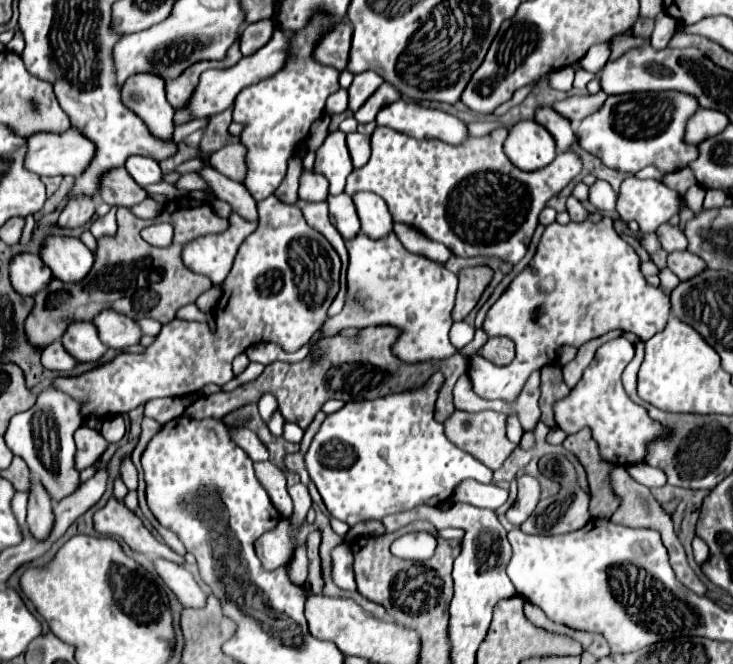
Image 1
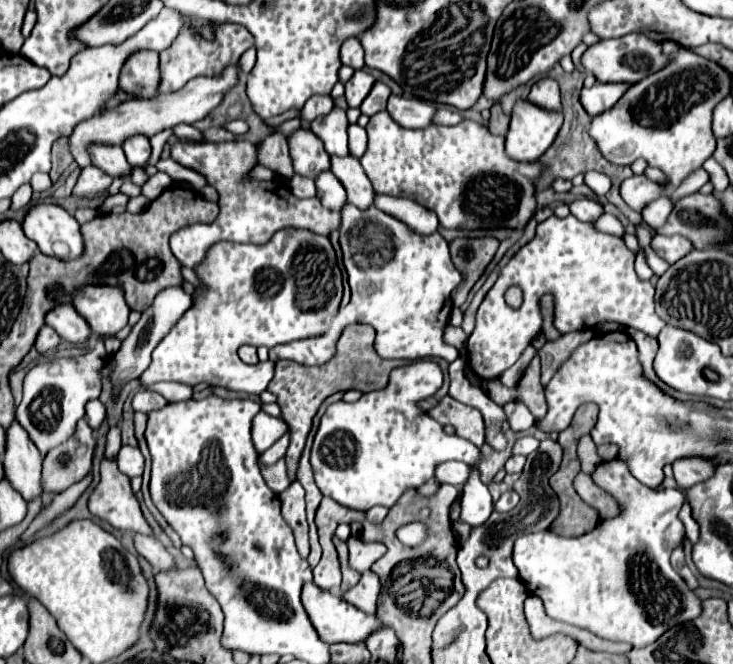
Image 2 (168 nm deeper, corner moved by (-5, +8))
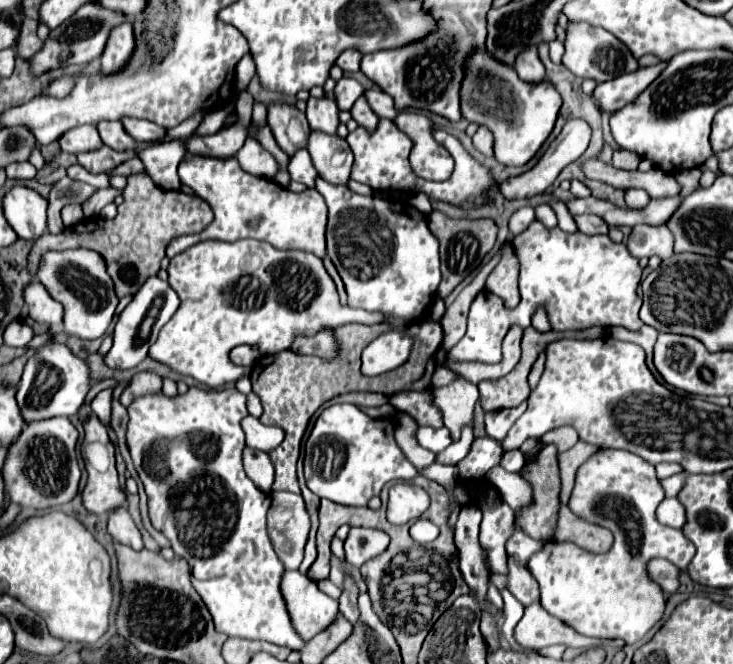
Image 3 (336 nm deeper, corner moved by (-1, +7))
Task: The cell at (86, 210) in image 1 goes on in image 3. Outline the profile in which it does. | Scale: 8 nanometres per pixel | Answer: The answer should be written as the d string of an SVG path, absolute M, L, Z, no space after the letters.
M103 146L93 152L81 152L77 156L77 160L91 174L101 174L101 172L109 174L113 168L117 168L119 164L123 164L125 160L129 160L133 156L135 156L135 152L113 152L113 148Z

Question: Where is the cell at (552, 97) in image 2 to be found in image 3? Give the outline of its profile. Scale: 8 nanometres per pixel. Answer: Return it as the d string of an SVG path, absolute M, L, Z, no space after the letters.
M527 48L525 52L521 52L521 56L517 56L515 72L523 82L529 84L539 84L545 80L545 66L537 56L537 48Z

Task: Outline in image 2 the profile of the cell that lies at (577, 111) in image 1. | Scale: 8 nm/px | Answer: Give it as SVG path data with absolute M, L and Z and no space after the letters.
M595 83L591 89L581 91L581 103L585 111L595 117L601 111L607 111L625 95L625 91L631 87L631 83Z

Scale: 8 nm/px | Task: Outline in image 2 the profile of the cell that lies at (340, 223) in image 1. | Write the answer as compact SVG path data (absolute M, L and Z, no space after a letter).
M321 171L315 177L315 187L317 187L317 197L321 199L323 207L329 207L331 211L341 213L341 203L347 201L341 181L337 181L331 171Z

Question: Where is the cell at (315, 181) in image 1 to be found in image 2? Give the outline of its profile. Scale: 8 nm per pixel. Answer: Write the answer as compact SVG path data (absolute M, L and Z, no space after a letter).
M297 129L287 137L287 143L295 173L313 179L319 171L329 169L329 153L323 149L321 139L313 131Z

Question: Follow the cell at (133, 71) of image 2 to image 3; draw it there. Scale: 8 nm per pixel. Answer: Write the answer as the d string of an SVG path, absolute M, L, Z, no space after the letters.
M121 24L117 26L107 42L107 48L101 56L101 66L103 74L111 76L115 72L121 72L125 64L133 58L133 48L135 48L135 32L131 24Z

